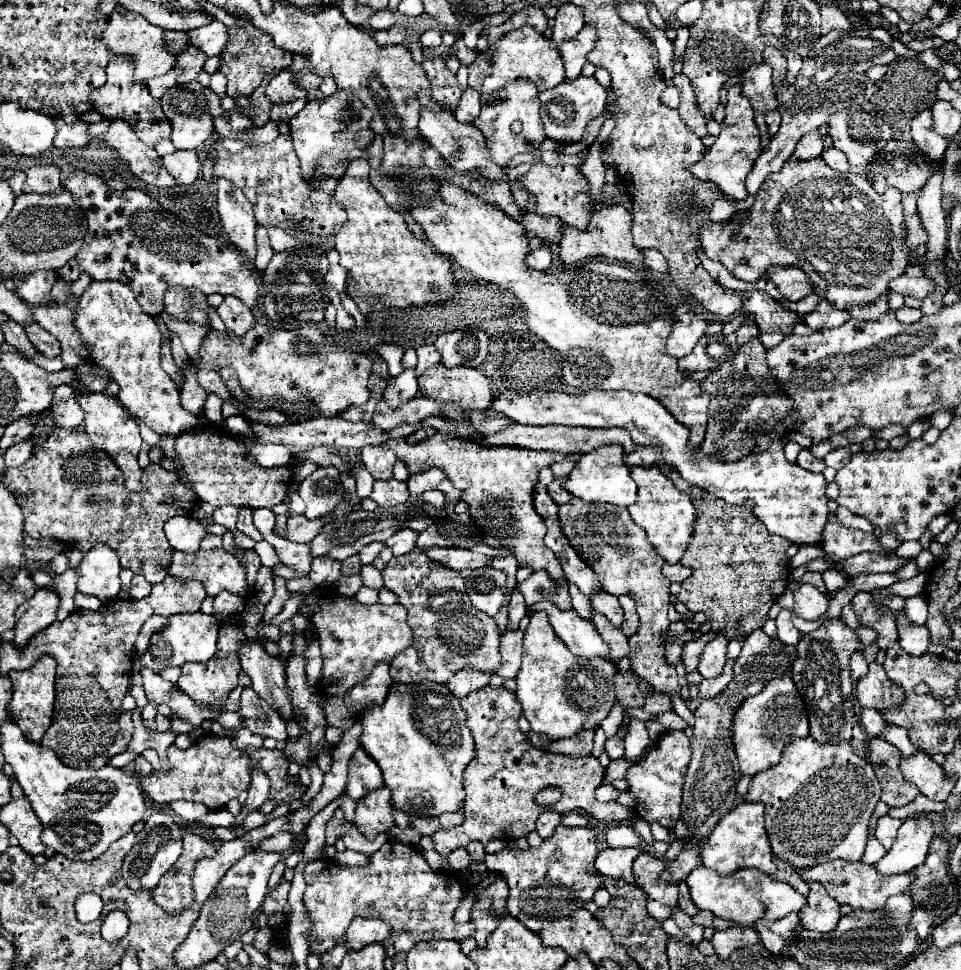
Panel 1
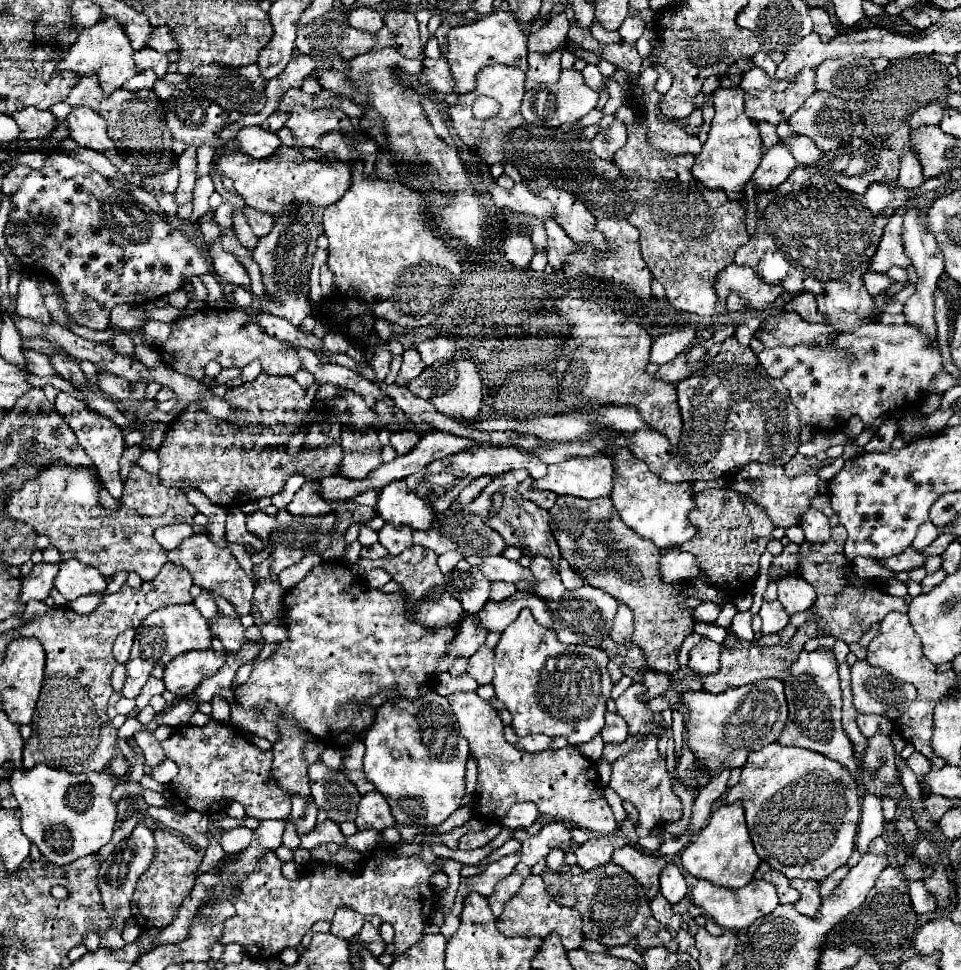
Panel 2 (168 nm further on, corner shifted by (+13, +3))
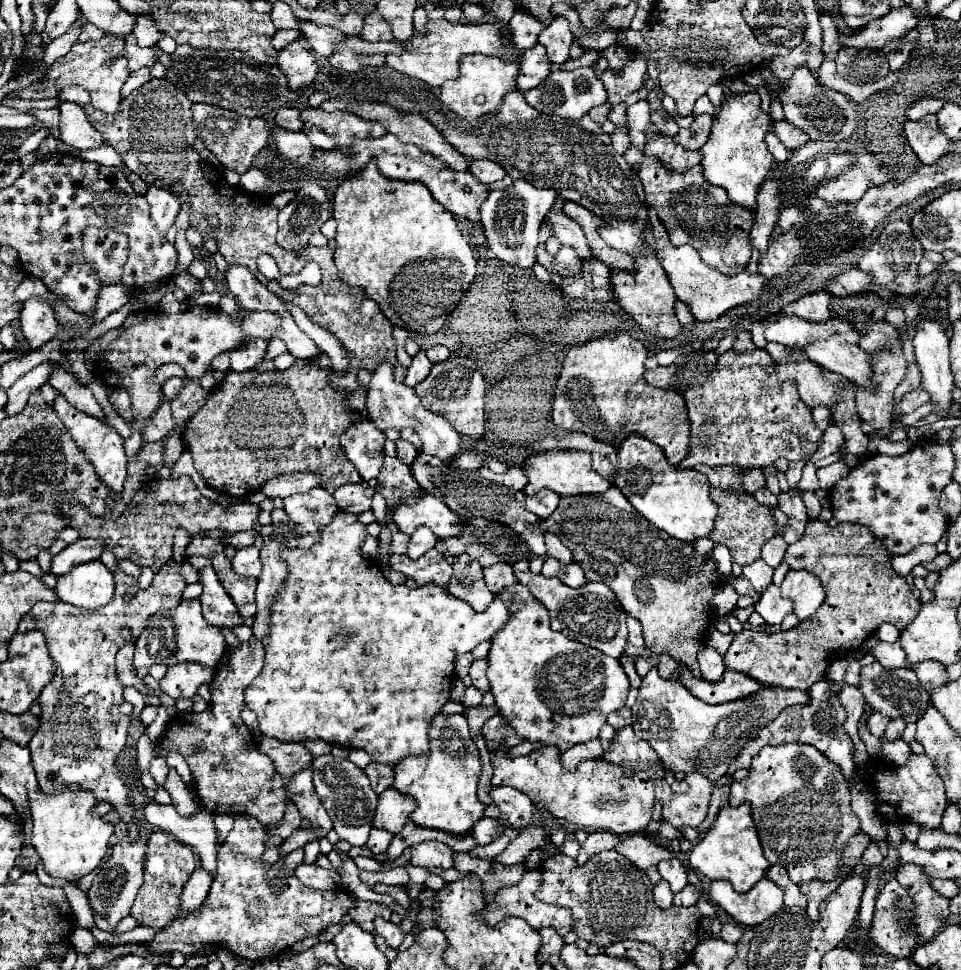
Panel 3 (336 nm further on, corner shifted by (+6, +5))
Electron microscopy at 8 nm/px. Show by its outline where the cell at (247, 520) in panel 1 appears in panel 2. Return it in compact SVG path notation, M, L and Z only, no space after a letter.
M241 507L227 509L227 533L225 533L225 539L229 543L251 545L255 551L261 551L265 547L265 543L259 537L255 537L253 533L247 531L247 527L245 527L245 513L241 511Z

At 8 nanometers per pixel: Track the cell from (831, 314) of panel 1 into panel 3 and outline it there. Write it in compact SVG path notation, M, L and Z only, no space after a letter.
M816 291L812 295L806 295L806 297L794 301L794 303L788 303L782 309L782 313L796 315L796 317L802 317L806 321L822 323L822 321L828 321L832 317L830 299L832 299L832 295L828 291Z

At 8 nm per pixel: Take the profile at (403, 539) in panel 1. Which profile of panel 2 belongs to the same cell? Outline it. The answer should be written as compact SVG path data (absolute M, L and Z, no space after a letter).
M389 523L383 525L383 529L379 531L379 543L391 553L391 555L399 555L403 553L403 549L413 545L413 529L411 527L393 527Z

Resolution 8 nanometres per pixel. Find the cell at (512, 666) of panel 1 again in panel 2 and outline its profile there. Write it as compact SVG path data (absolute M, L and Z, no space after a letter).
M481 645L479 651L469 657L467 675L471 675L479 685L491 683L491 679L493 679L493 649L487 649L485 645Z

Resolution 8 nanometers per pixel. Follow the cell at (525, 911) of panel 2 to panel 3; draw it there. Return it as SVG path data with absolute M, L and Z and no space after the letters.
M530 869L526 871L526 875L522 877L522 881L514 887L506 887L502 891L498 891L498 899L486 907L486 911L482 911L484 919L488 925L496 925L498 921L502 921L502 917L520 917L524 921L528 921L528 925L532 929L542 929L542 927L554 927L558 931L558 935L566 935L568 931L572 931L574 919L570 915L570 911L566 907L556 907L556 905L546 905L542 903L534 893L540 889L542 885L542 871L540 869Z

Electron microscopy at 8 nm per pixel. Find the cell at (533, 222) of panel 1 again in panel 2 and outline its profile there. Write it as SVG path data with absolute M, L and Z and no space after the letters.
M547 219L545 221L545 231L549 235L549 253L547 253L547 259L549 259L549 265L555 269L555 271L561 271L567 257L573 253L573 251L579 251L579 245L573 243L567 233L557 225L555 219Z

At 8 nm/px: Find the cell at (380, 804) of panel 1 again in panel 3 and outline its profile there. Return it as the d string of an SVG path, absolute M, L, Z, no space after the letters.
M388 787L378 795L378 807L374 815L374 827L390 833L400 833L406 825L410 813L414 811L414 799L398 793L394 787Z

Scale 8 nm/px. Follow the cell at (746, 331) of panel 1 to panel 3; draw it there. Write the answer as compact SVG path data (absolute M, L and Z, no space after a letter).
M758 321L758 323L754 323L754 327L752 327L752 341L754 341L754 345L758 347L758 349L764 349L766 347L766 339L764 339L764 323L762 321Z

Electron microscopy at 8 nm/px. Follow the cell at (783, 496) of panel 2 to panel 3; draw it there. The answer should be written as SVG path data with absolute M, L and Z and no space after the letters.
M838 461L838 463L832 463L832 465L826 465L826 467L820 467L818 469L818 479L820 479L820 489L830 489L834 487L834 483L838 483L838 479L846 477L846 471L848 471L848 465Z

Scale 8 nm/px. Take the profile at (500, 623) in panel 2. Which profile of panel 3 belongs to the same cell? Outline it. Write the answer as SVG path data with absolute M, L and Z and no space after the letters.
M338 511L338 515L332 519L330 525L322 527L322 537L320 545L314 545L310 551L304 549L290 549L284 551L282 557L286 557L286 563L290 567L290 579L286 581L286 591L282 593L282 599L274 603L274 627L270 629L270 639L266 639L266 661L260 671L260 675L252 681L252 685L246 687L244 691L244 701L246 705L256 711L260 731L266 737L274 737L280 741L304 741L304 739L322 739L332 745L342 745L350 749L364 749L370 753L370 757L376 763L388 763L394 765L400 759L408 755L420 755L426 753L428 749L428 735L426 729L432 721L432 717L444 707L444 703L450 699L450 687L452 687L452 675L454 675L454 659L460 653L472 651L478 643L492 639L512 617L510 609L502 599L494 599L486 611L476 613L468 603L462 603L460 599L454 599L448 595L448 591L434 587L434 585L424 585L416 589L408 589L406 585L392 585L384 575L382 567L376 561L364 559L360 555L360 545L364 541L366 527L358 521L356 515Z

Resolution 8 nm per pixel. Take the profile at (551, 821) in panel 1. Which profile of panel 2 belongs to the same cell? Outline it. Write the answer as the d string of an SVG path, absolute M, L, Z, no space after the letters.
M515 803L511 805L511 809L503 815L501 825L507 829L521 829L521 827L529 827L535 823L539 811L533 803Z

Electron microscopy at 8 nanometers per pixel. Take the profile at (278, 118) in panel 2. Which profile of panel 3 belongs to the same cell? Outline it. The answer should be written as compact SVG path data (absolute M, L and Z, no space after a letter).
M282 107L278 113L276 113L276 125L282 127L282 129L292 129L292 131L300 131L302 129L302 121L300 121L300 111L298 109L288 109L288 107Z

